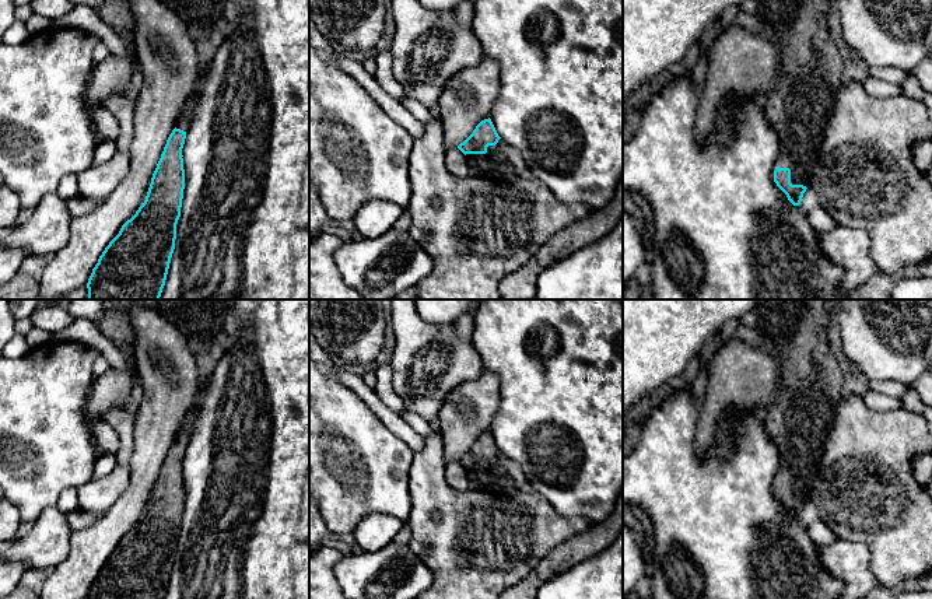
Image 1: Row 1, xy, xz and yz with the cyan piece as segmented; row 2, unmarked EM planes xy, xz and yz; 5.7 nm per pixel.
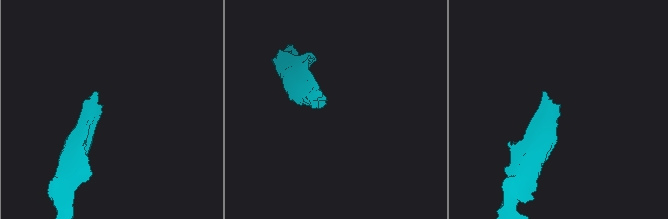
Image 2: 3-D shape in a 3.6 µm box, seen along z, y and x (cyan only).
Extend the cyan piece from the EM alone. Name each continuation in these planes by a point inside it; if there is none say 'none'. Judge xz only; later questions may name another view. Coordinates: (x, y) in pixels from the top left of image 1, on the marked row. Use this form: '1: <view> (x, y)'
1: xz (503, 164)

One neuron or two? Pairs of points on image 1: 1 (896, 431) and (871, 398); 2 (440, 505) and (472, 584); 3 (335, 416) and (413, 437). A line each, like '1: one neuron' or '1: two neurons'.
1: two neurons
2: one neuron
3: two neurons

